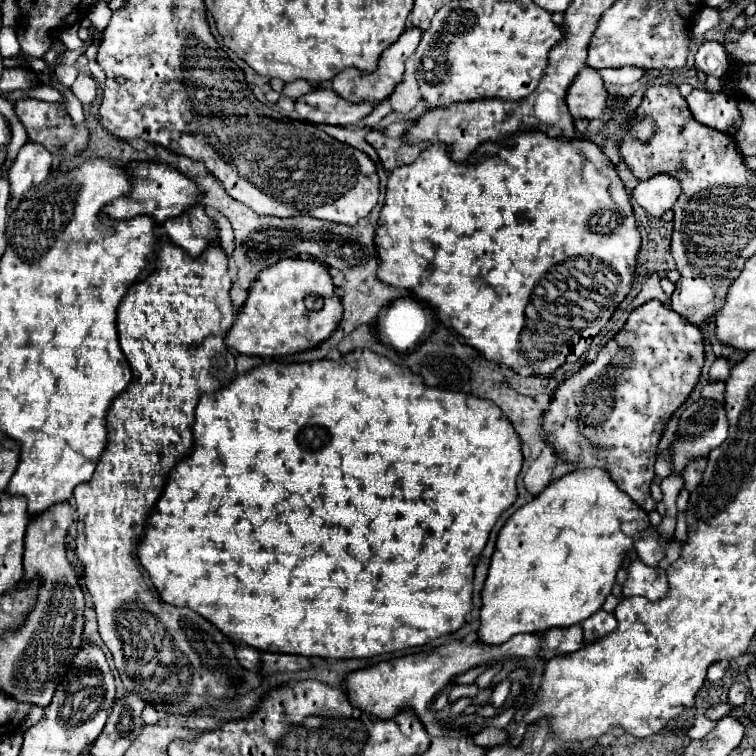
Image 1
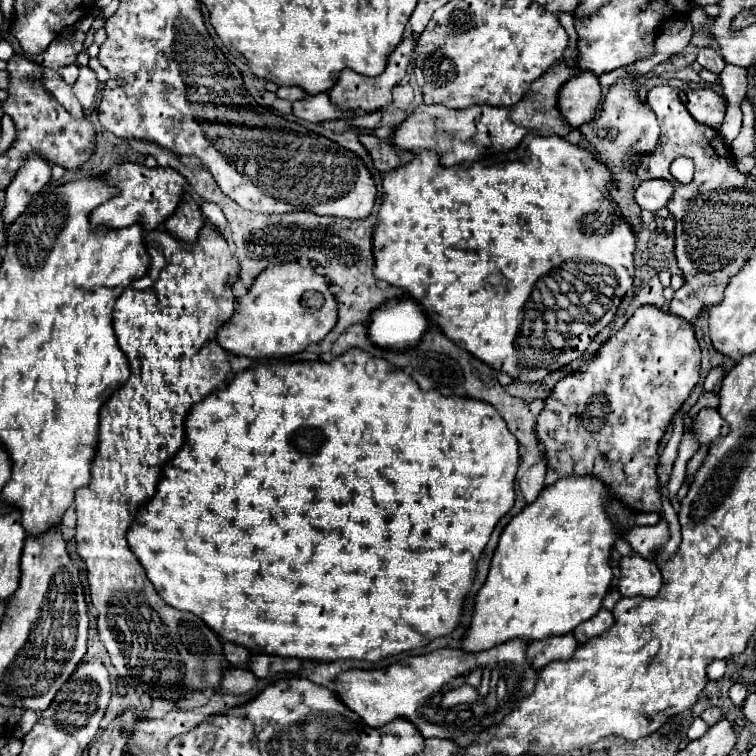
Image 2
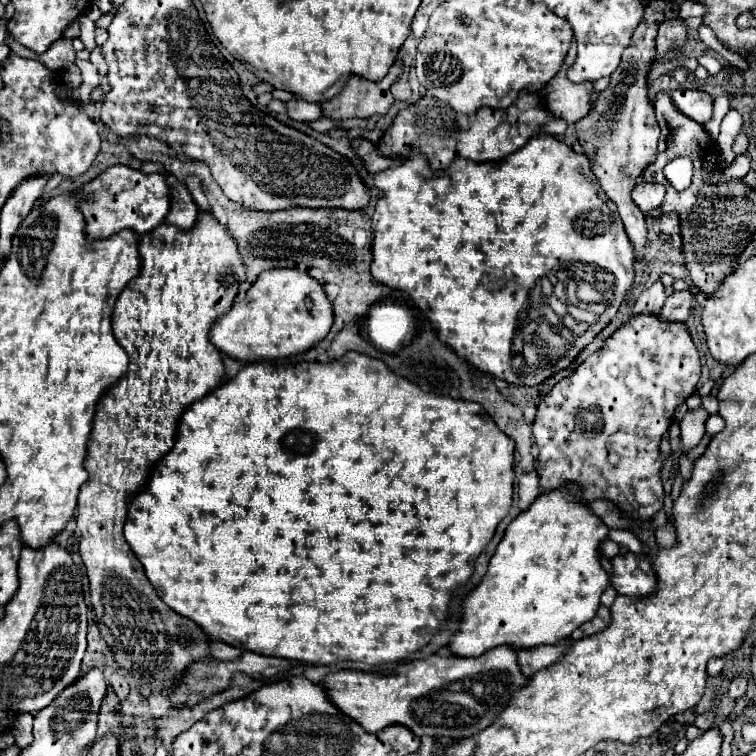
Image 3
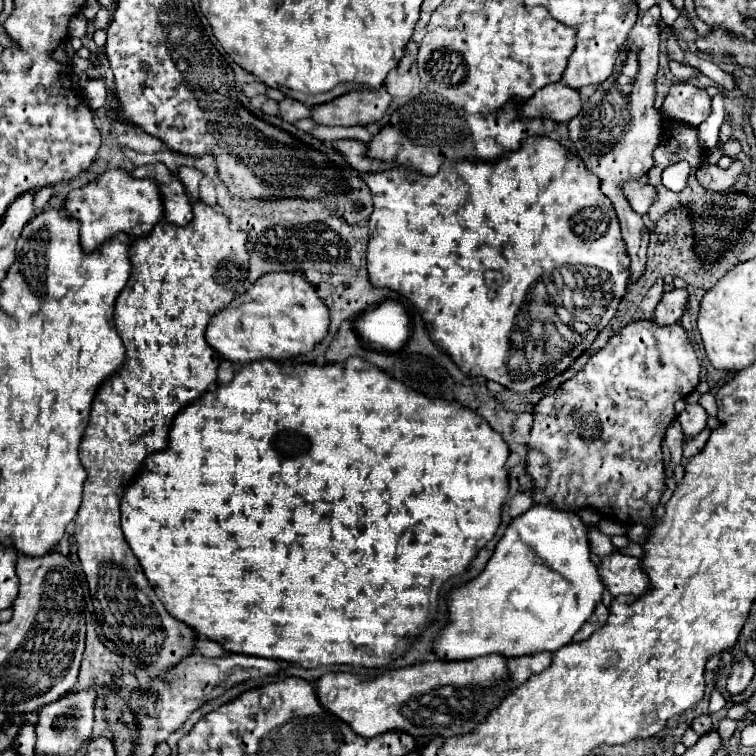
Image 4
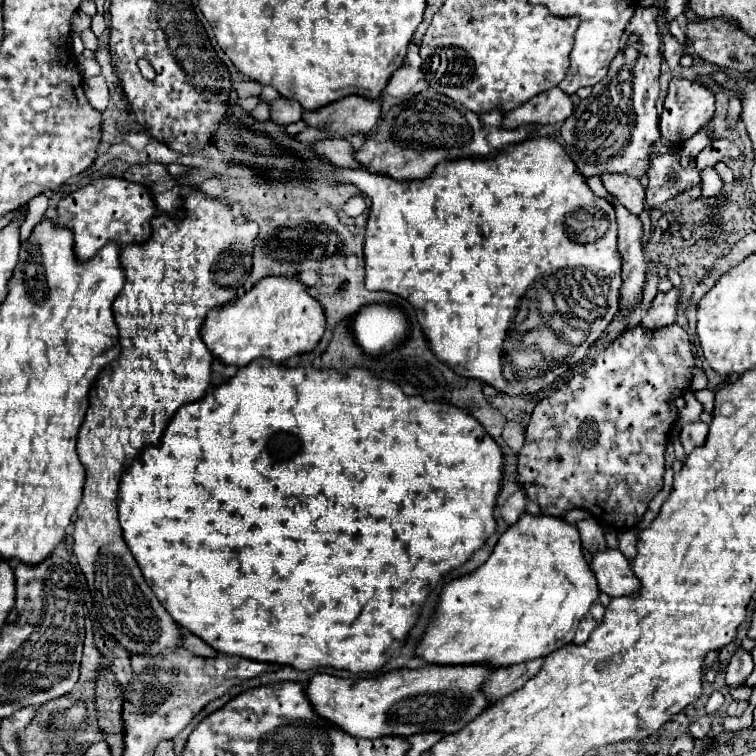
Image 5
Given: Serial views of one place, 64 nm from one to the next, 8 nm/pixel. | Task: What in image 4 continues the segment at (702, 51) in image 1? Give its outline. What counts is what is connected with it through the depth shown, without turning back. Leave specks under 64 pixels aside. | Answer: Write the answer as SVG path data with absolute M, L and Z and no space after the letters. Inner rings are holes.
M685 50L684 53L684 64L686 66L698 68L702 74L706 74L710 80L714 80L716 84L720 84L726 90L734 88L734 78L728 72L724 72L714 60L710 60L710 58L698 58L696 54L692 54L688 50Z

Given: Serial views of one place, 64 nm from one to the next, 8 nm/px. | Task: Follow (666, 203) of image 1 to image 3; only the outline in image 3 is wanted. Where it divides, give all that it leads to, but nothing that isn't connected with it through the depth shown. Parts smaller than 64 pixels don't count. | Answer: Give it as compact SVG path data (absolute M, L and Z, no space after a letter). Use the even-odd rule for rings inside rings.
M640 182L634 186L632 190L632 200L634 204L646 214L652 212L660 206L664 198L664 186L662 184L648 184L648 182Z

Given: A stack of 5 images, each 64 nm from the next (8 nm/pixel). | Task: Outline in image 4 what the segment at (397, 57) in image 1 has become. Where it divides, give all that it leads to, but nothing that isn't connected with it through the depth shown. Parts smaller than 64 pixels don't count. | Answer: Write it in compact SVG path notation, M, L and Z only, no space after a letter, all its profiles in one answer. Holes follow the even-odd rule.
M380 88L378 92L352 90L352 92L328 102L328 104L320 104L320 106L312 108L310 118L316 124L324 124L324 126L370 126L370 124L382 120L388 104L390 104L390 94L384 88Z

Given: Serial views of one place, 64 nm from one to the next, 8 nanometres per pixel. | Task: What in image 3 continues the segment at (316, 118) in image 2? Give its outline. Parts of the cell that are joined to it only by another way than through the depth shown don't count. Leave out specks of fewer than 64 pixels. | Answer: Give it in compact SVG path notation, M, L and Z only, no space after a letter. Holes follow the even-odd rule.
M296 98L286 102L286 114L288 114L288 118L292 118L296 122L308 122L308 120L322 118L320 104L308 104L308 102L296 100Z

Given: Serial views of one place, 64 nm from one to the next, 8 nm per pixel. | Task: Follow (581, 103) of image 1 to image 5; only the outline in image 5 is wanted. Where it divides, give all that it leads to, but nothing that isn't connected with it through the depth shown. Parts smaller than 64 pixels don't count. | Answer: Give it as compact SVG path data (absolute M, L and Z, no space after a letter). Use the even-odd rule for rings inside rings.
M550 88L540 96L534 96L516 110L504 114L504 128L522 128L528 124L558 124L572 114L572 100L560 88Z

